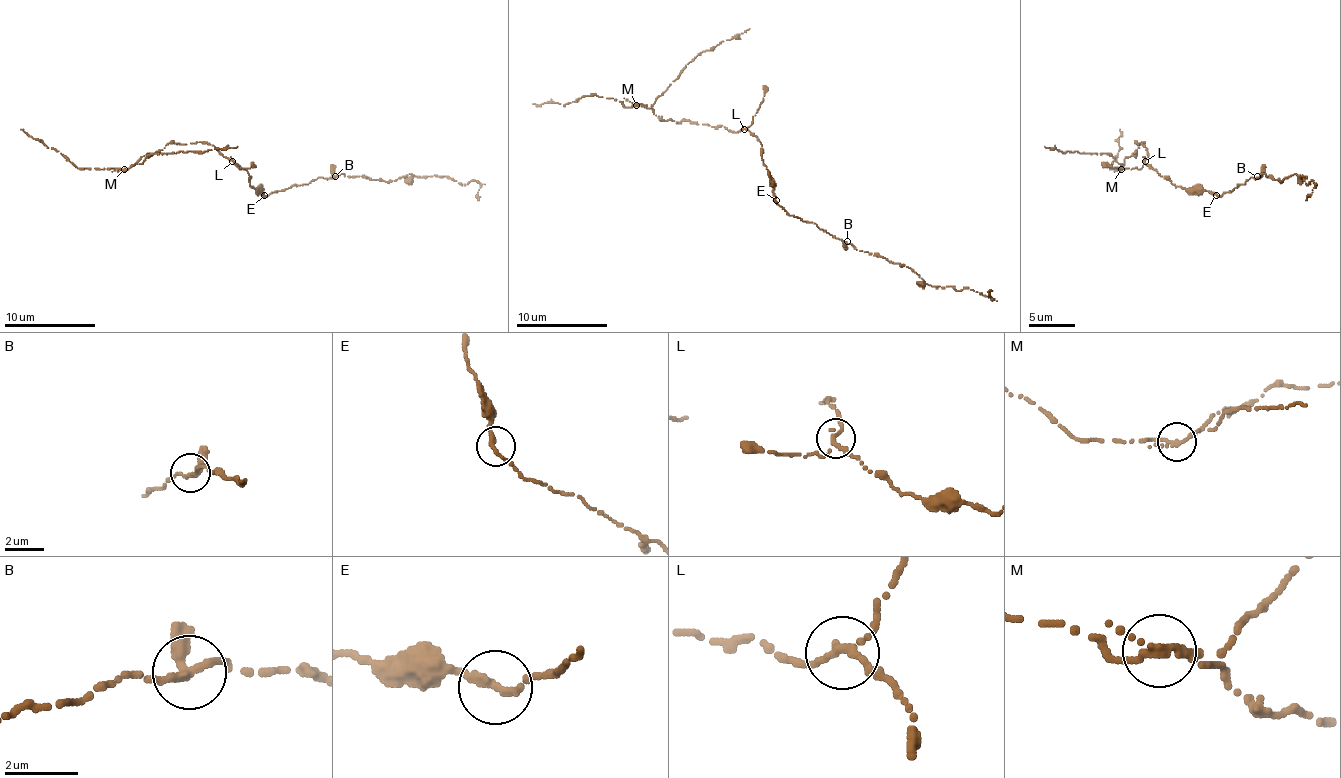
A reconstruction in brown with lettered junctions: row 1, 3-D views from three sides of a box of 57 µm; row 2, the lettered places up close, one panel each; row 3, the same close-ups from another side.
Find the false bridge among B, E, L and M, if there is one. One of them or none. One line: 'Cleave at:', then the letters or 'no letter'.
Cleave at: no letter

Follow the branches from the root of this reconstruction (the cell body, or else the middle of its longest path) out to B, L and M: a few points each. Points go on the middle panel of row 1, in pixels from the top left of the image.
B: (767, 166), (774, 200), (790, 216), (815, 223), (833, 236), (847, 241)
L: (767, 166), (762, 161), (760, 141), (744, 129)
M: (767, 166), (760, 141), (746, 129), (728, 131), (689, 120), (660, 120), (651, 109), (637, 104)

